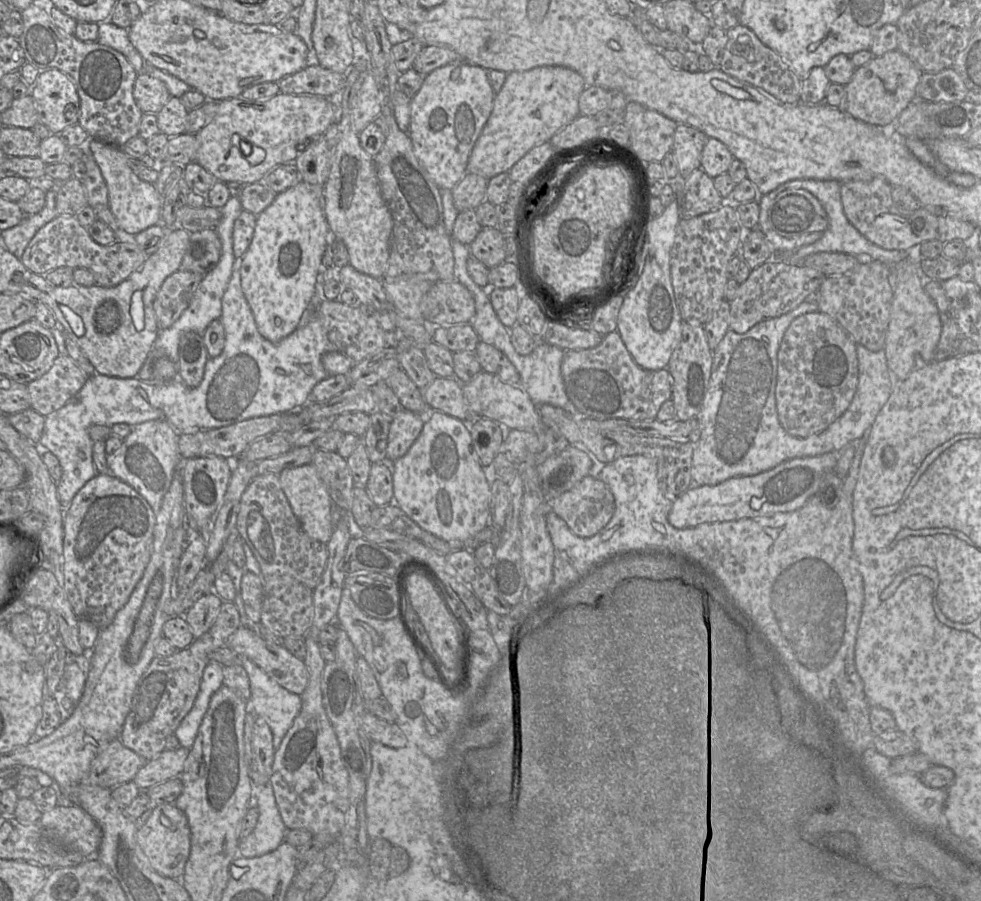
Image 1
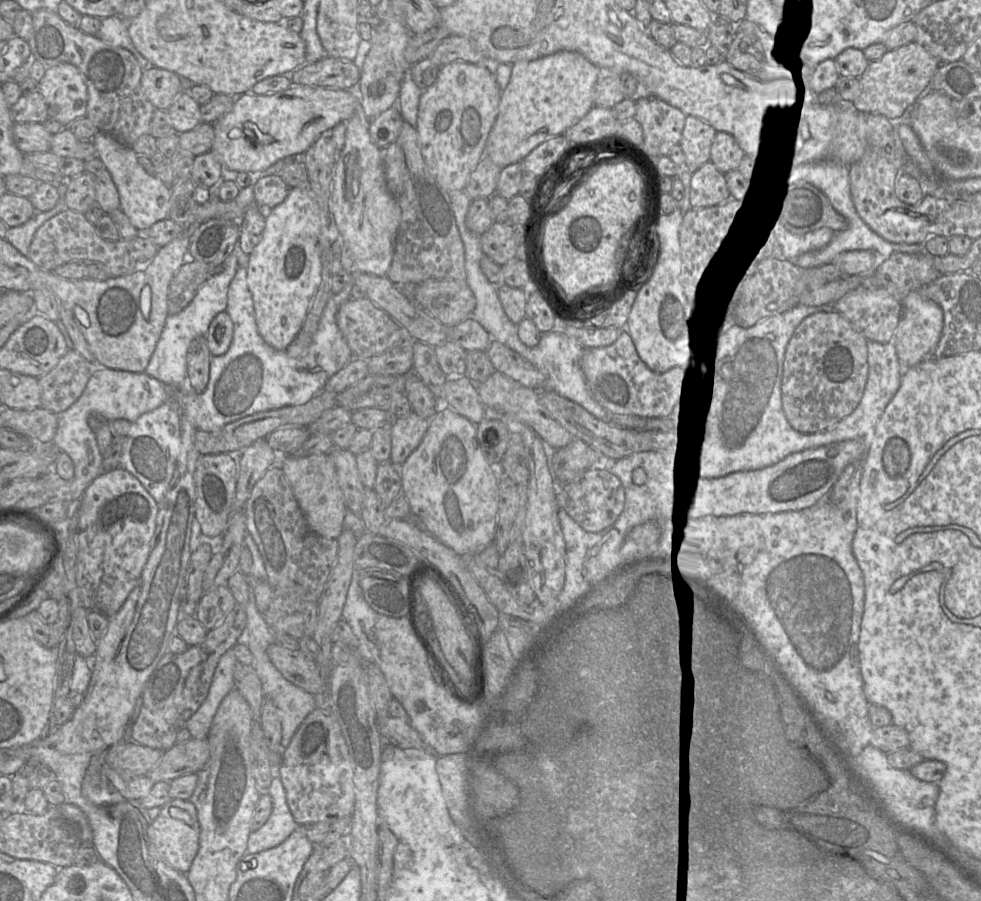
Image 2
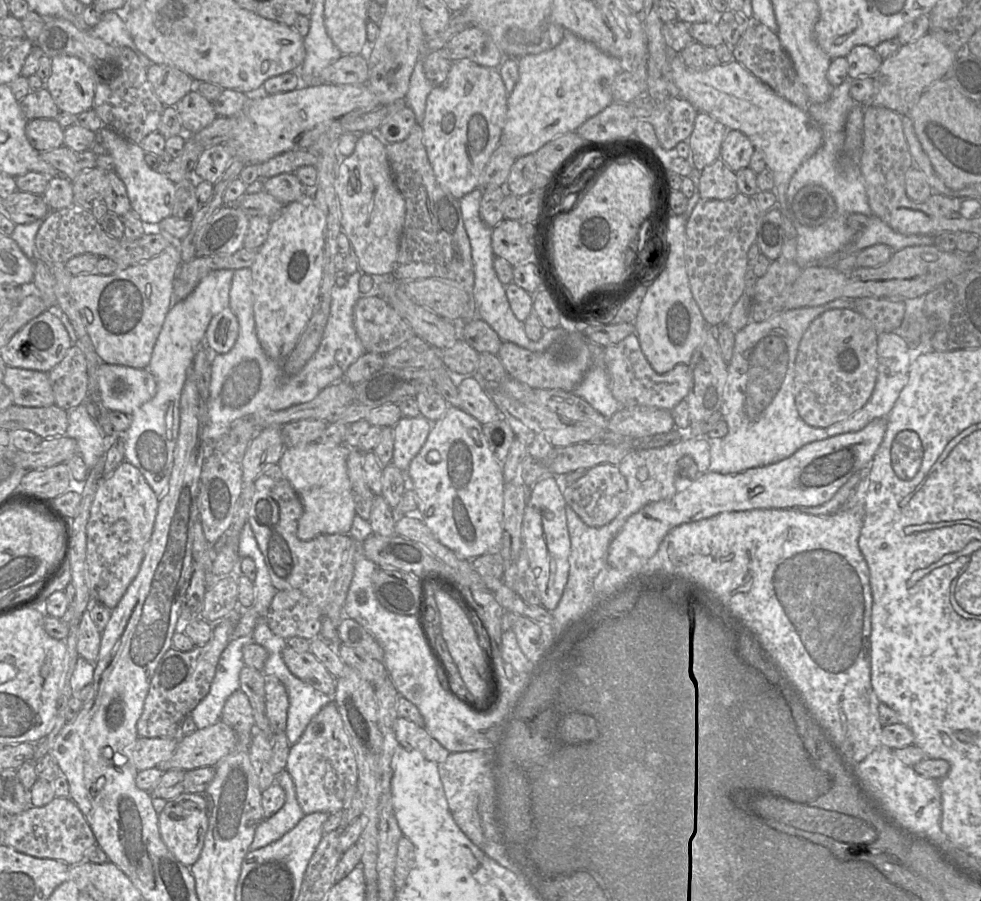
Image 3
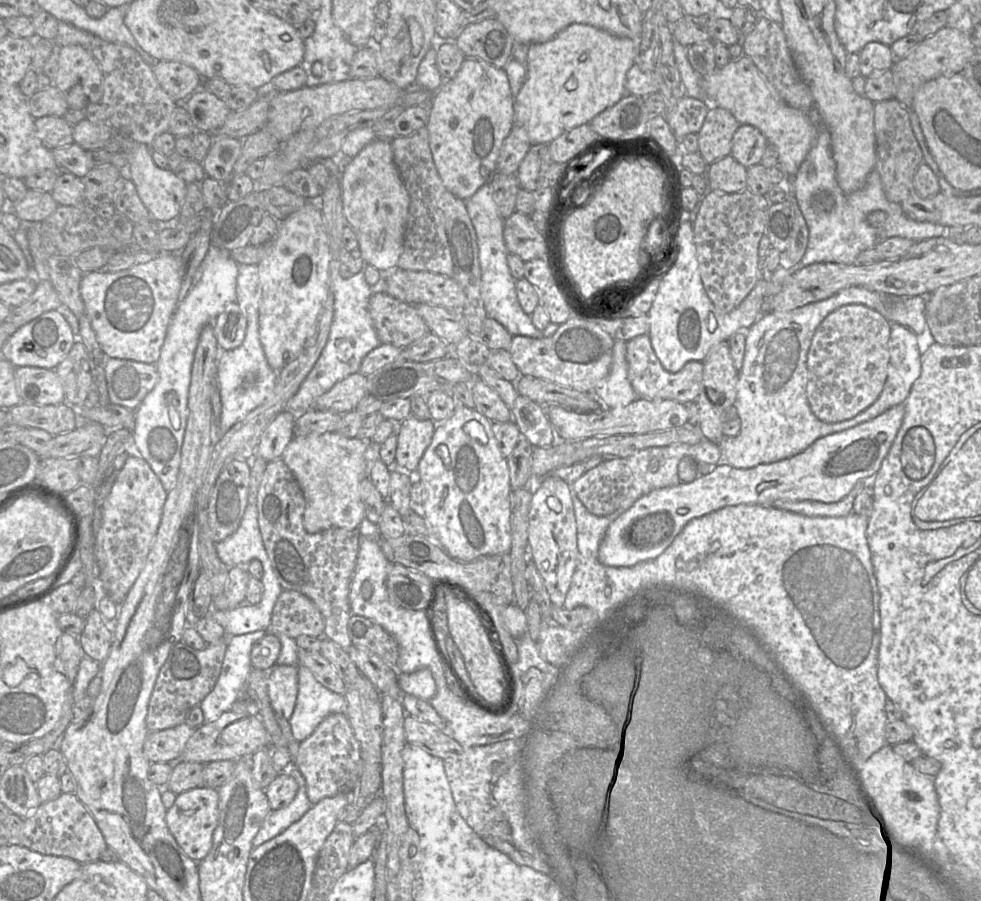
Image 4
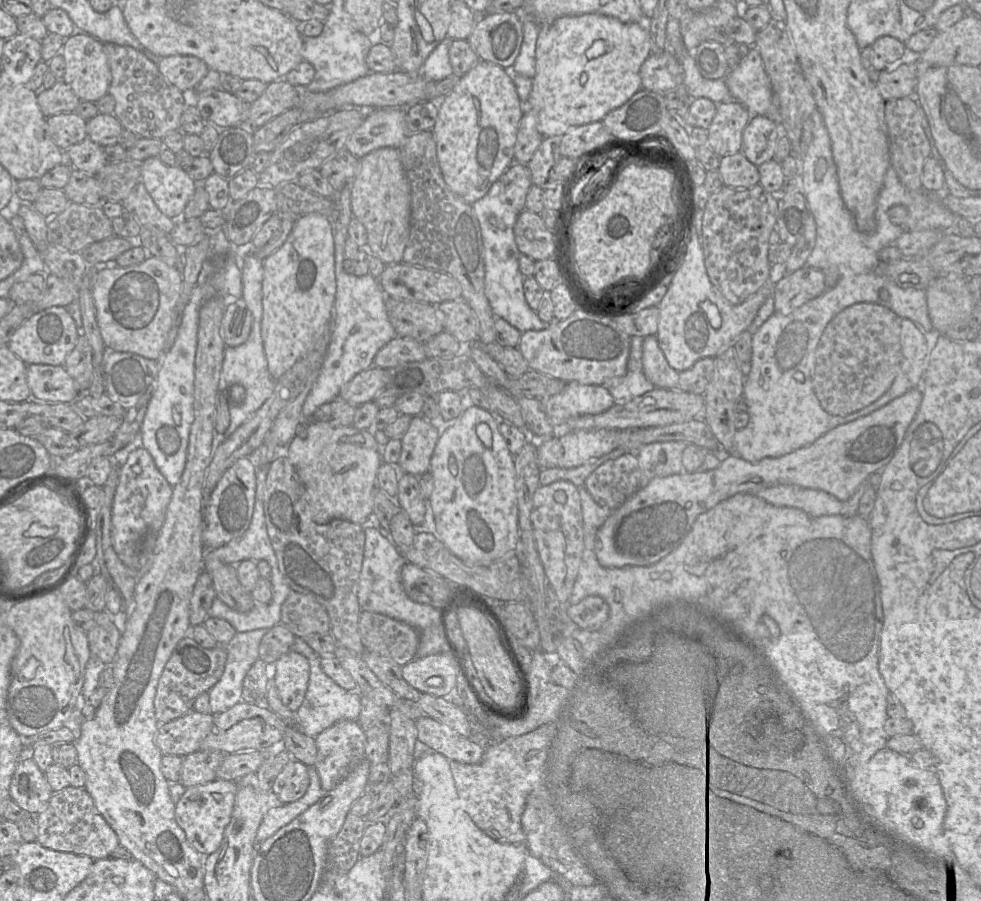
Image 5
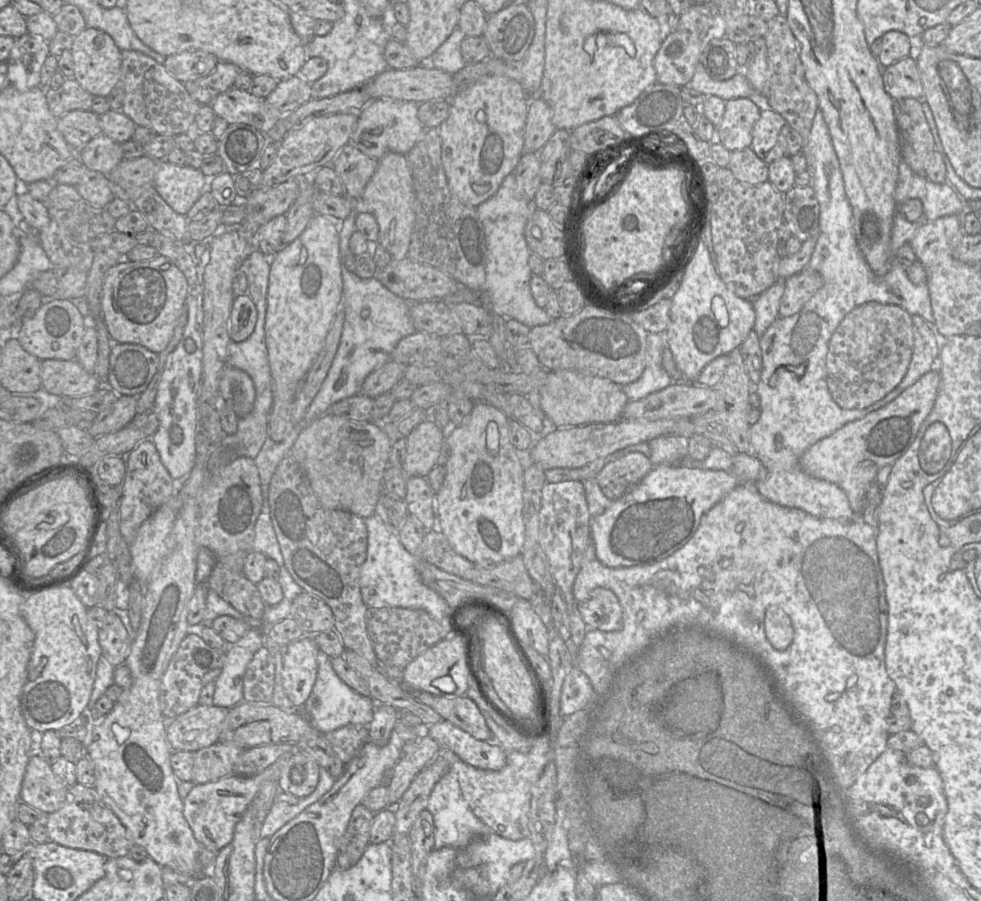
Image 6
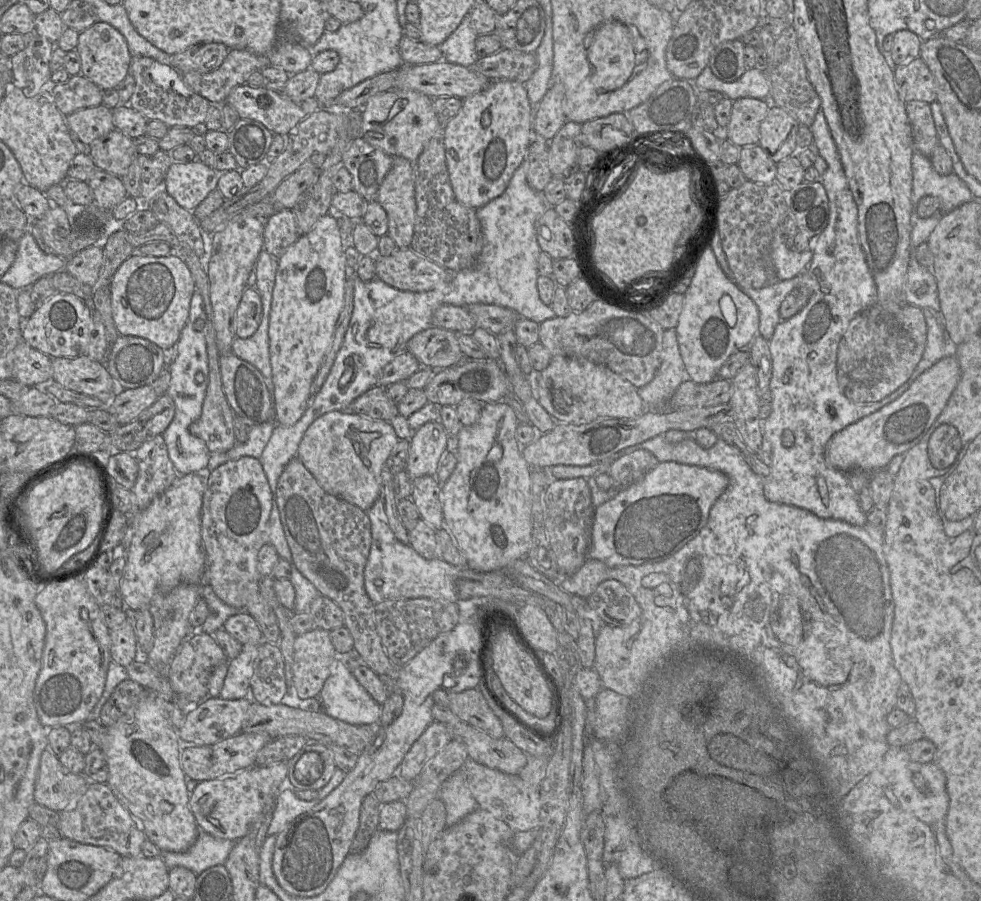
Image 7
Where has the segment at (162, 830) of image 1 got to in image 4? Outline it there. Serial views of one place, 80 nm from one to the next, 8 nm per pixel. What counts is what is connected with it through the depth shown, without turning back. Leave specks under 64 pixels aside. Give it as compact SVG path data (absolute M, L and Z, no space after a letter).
M201 786L177 795L173 805L167 809L165 820L169 831L185 854L196 862L211 850L213 832L218 824L218 802L217 789Z

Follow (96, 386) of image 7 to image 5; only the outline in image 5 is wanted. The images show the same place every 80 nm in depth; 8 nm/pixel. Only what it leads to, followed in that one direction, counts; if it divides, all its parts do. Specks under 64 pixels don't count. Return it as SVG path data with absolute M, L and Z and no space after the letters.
M27 365L26 380L35 402L73 403L83 394L63 365Z

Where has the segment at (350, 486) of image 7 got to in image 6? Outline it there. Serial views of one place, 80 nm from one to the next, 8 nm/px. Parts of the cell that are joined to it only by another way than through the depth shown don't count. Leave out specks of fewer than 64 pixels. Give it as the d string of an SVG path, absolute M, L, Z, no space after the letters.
M324 414L301 431L291 454L305 471L311 487L325 509L343 510L366 519L373 515L383 491L383 475L389 466L392 442L379 424L372 421L354 421L332 414Z

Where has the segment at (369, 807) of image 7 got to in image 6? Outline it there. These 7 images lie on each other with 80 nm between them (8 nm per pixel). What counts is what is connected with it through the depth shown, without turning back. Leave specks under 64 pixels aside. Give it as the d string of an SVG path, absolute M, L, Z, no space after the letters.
M359 804L353 810L343 836L337 841L337 857L334 870L346 870L354 866L369 845L370 829L375 814Z

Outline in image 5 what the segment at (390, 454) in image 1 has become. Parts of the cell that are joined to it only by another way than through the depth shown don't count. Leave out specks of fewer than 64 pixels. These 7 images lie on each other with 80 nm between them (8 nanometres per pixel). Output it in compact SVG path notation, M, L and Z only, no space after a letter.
M413 416L408 431L401 439L400 470L417 477L429 472L440 433L422 416Z

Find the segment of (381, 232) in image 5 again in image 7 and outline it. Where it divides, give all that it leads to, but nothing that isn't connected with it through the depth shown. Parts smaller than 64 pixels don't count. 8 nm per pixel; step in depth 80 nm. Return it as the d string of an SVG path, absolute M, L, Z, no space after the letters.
M393 156L393 165L378 190L376 201L388 216L387 235L398 248L410 247L416 217L414 162Z

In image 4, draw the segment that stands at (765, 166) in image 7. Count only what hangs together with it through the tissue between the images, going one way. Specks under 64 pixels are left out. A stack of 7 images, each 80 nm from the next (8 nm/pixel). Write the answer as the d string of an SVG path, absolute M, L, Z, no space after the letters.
M731 155L710 164L705 175L712 191L737 193L747 189L747 168Z

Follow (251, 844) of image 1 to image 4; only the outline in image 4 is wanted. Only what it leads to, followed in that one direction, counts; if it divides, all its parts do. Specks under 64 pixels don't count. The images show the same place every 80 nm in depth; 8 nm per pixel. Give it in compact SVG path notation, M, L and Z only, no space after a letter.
M294 766L281 771L283 772L295 779L298 791L291 803L281 809L272 810L264 819L252 841L254 849L282 833L313 806L307 797L305 780L301 773Z

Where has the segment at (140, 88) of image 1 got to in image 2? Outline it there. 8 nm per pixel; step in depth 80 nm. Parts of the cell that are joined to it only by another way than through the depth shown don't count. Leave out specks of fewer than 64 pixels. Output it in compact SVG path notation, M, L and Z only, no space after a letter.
M158 67L143 71L141 88L146 98L158 110L167 110L183 92L180 76Z

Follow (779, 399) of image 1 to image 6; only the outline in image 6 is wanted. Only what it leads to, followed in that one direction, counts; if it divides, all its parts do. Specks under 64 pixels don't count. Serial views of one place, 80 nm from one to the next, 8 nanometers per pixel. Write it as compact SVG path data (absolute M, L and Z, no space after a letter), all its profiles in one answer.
M867 302L842 319L829 340L826 356L826 383L839 407L868 407L900 383L913 353L912 316L899 305Z

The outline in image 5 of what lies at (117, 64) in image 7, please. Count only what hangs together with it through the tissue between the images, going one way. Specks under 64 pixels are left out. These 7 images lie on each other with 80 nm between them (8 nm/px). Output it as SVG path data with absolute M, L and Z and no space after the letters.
M76 31L65 38L62 54L66 65L63 81L71 87L81 102L95 103L108 93L112 75L102 41Z

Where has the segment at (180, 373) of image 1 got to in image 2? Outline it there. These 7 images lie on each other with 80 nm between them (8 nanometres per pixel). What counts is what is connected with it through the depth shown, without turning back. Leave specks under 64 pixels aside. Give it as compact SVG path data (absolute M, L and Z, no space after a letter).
M197 337L191 341L187 352L188 385L198 393L203 392L209 382L212 356L206 337Z

